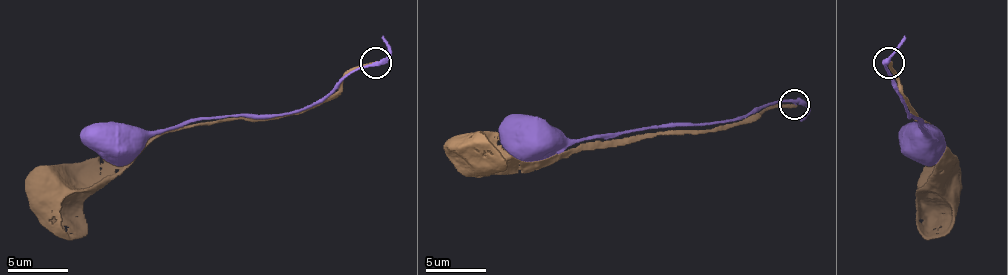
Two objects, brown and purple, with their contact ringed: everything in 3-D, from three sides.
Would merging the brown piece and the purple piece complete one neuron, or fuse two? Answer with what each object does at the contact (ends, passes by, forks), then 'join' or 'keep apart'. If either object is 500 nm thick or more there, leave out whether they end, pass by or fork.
brown ends | purple passes by | keep apart

